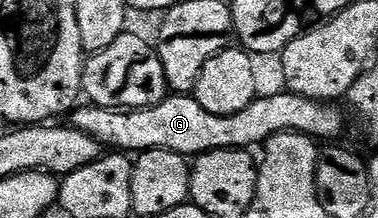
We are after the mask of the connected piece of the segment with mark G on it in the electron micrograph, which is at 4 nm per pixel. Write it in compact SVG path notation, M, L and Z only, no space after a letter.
M288 90L280 91L274 96L258 95L251 106L247 106L247 110L226 116L203 110L203 106L199 106L192 94L170 94L155 106L132 110L77 106L71 113L71 124L72 127L83 130L83 134L91 134L91 138L121 154L171 150L186 158L196 158L204 152L228 148L253 150L256 144L257 147L264 145L266 140L280 132L298 132L312 136L318 142L336 141L333 139L345 128L345 116L337 109L336 103L303 98Z

